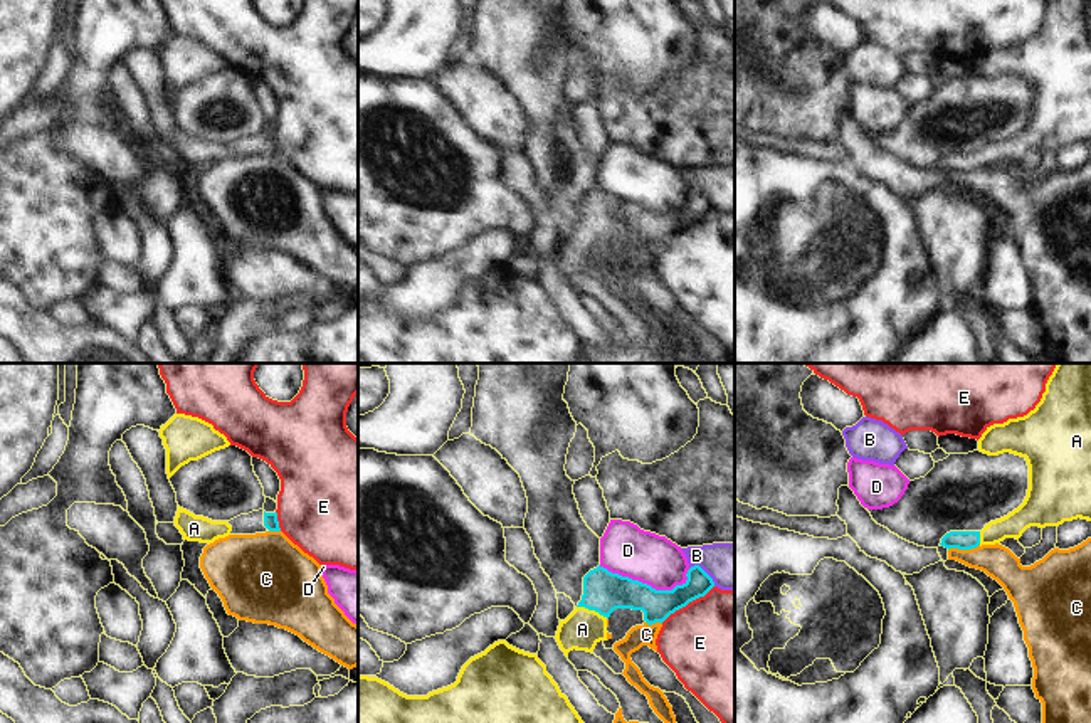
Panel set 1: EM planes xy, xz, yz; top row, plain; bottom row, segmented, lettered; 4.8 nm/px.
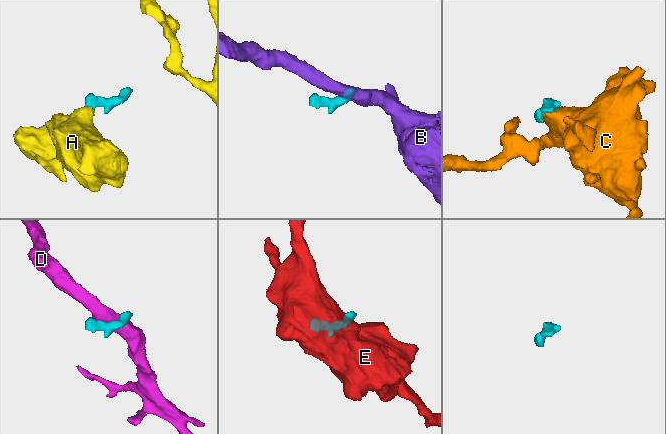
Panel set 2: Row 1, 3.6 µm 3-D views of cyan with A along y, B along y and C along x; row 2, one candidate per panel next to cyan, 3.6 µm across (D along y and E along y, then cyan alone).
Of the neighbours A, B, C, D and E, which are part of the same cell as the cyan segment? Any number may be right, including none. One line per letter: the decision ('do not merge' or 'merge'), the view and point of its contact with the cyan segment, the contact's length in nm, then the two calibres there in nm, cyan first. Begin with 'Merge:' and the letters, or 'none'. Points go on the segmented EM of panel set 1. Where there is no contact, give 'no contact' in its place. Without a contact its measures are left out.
Merge: A
A: merge | xz (592, 609) | 160 nm | 200/190 nm
B: do not merge | xz (705, 572) | 160 nm | 130/220 nm
C: do not merge | yz (964, 548) | 160 nm | 100/160 nm
D: do not merge | xz (646, 584) | 440 nm | 200/240 nm
E: do not merge | xz (686, 604) | 320 nm | 150/500 nm

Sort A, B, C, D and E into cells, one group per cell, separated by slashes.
A / B / C / D / E

